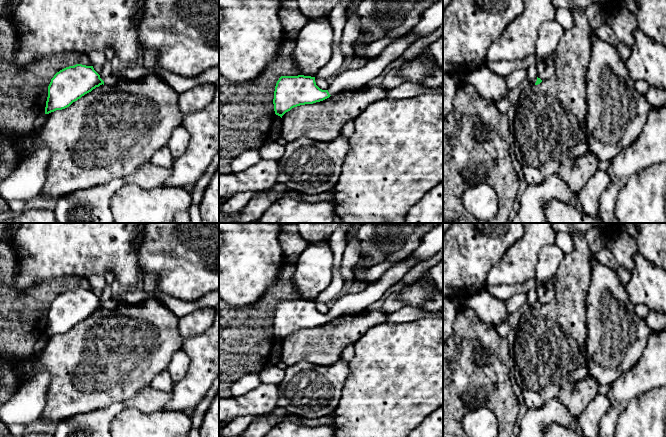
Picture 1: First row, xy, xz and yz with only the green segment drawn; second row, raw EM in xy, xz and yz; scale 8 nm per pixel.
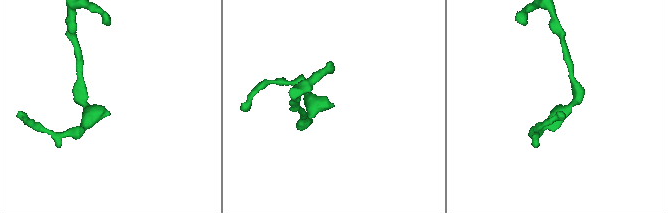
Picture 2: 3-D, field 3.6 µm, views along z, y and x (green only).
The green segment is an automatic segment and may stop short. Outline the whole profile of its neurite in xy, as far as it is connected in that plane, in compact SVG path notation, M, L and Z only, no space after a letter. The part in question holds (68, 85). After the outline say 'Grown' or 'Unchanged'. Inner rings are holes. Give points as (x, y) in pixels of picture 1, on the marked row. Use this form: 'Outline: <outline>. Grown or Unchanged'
Outline: M76 64L66 67L51 79L48 86L45 114L69 107L73 102L102 84L112 87L127 81L131 80L114 74L102 80L93 66Z. Grown

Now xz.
Outline: M439 0L422 14L419 23L406 35L395 39L377 57L356 70L345 70L334 76L328 90L320 89L311 76L281 76L274 91L274 111L282 116L292 108L313 104L345 91L363 88L382 71L399 59L419 39L432 34L443 24L443 0Z. Grown

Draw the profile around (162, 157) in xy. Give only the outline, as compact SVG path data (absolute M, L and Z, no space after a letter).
M168 146L157 150L150 158L150 163L162 168L171 168L173 164L173 157Z

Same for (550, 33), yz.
M554 19L546 21L539 26L538 40L534 54L536 55L537 62L527 70L525 85L530 88L533 86L533 80L537 78L537 65L555 52L559 41L564 35L565 30Z

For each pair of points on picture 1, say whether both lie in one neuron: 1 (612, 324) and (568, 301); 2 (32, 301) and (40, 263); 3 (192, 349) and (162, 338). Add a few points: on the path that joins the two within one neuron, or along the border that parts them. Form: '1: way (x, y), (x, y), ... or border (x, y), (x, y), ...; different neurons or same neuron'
1: border (588, 287), (586, 295), (586, 333); different neurons
2: border (59, 277), (45, 279), (24, 292), (14, 292); different neurons
3: border (184, 340), (180, 348); different neurons

